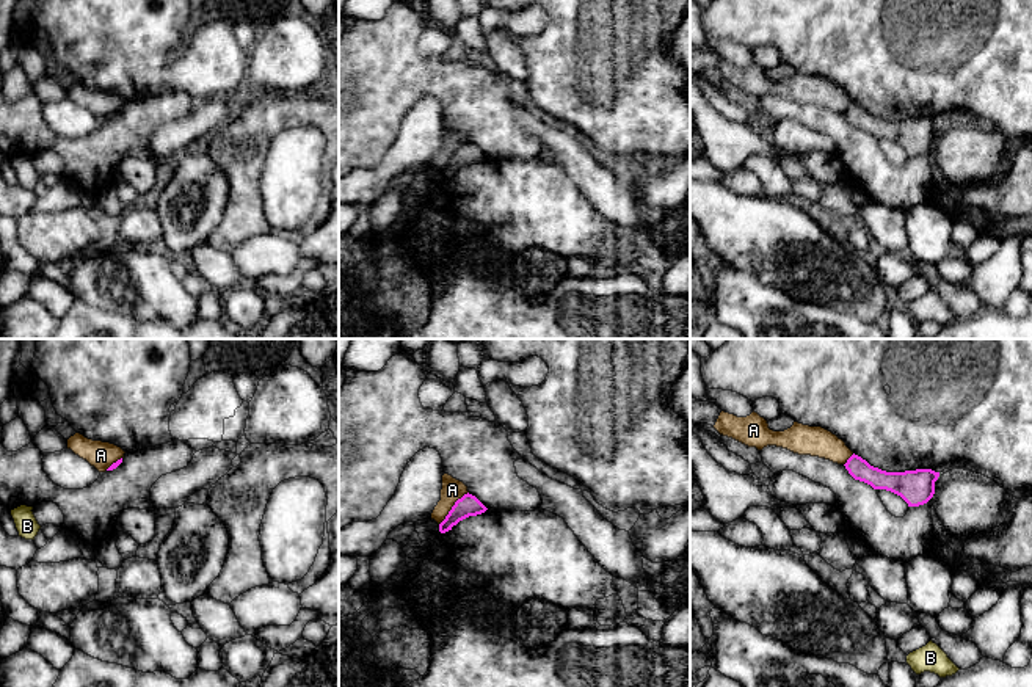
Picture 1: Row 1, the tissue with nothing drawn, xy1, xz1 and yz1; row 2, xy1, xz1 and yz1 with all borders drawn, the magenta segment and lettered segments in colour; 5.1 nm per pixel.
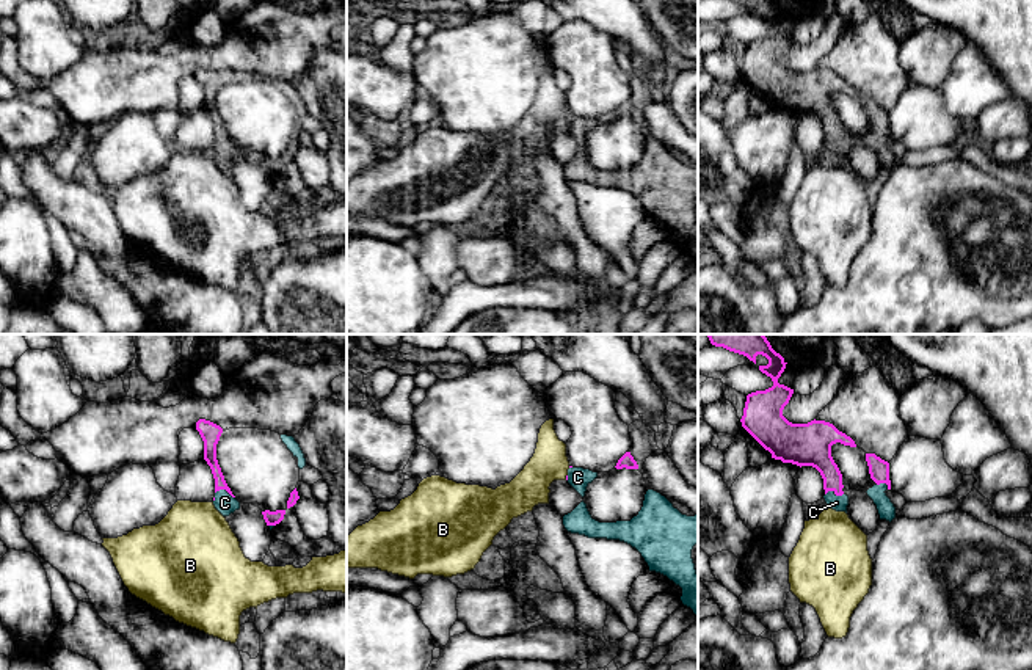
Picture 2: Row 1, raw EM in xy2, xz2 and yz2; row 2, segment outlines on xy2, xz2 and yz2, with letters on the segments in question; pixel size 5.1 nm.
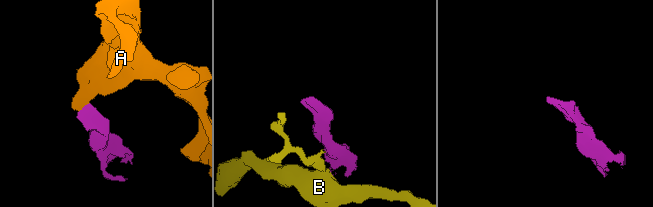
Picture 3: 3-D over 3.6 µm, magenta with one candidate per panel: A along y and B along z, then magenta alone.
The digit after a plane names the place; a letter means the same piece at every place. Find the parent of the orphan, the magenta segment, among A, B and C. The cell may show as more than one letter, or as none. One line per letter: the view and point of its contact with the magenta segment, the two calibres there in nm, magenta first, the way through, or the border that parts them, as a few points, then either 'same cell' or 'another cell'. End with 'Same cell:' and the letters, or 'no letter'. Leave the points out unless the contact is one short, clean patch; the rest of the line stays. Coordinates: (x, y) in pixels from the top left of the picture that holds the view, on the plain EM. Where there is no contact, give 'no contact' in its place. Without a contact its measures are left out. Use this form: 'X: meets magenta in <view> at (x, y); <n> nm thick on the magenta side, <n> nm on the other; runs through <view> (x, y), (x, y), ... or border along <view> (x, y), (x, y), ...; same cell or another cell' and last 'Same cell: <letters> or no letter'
A: meets magenta in xz1 at (452, 156); 110 nm thick on the magenta side, 110 nm on the other; border along xz1 (468, 140), (455, 151), (439, 173); another cell
B: meets magenta in xz2 at (566, 126); 20 nm thick on the magenta side, 190 nm on the other; border along xz2 (566, 123), (565, 127); another cell
C: meets magenta in xy2 at (225, 137); 70 nm thick on the magenta side, 100 nm on the other; same cell
Same cell: C

